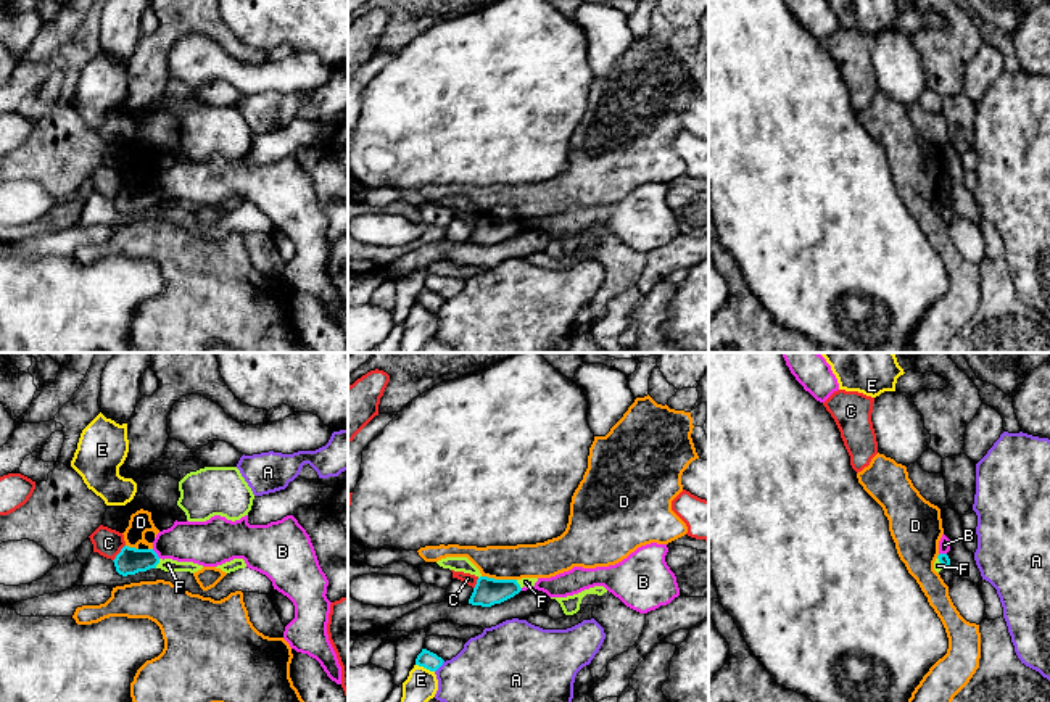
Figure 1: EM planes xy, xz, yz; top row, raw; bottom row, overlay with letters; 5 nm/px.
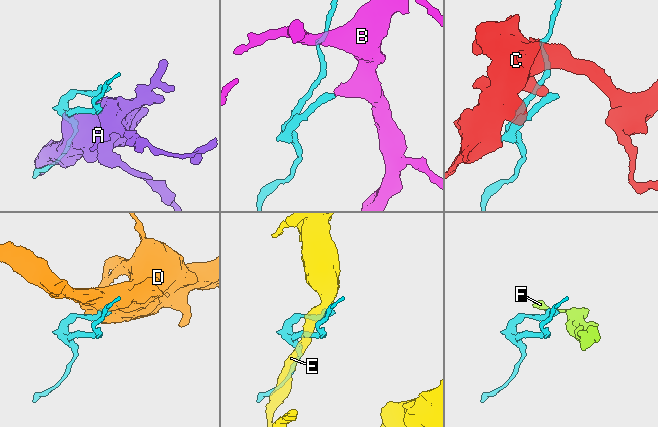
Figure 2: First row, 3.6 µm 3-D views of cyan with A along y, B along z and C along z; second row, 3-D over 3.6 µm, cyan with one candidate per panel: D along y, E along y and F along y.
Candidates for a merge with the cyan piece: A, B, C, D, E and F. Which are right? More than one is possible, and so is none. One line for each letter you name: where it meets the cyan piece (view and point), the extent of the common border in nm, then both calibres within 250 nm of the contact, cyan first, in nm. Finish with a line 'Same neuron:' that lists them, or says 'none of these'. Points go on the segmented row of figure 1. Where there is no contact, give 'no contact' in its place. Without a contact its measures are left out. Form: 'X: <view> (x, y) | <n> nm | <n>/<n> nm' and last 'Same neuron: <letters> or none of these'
Same neuron: none of these

